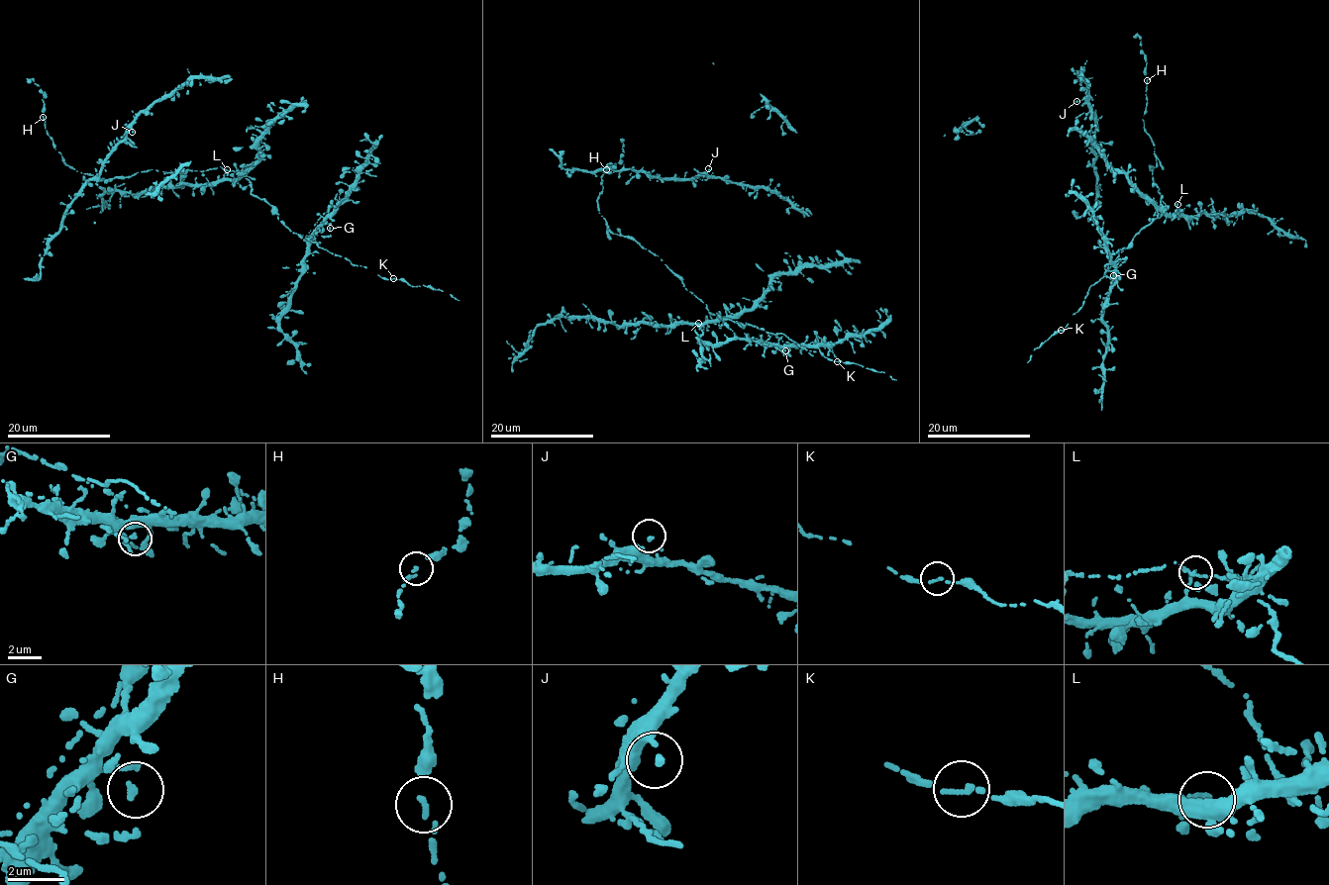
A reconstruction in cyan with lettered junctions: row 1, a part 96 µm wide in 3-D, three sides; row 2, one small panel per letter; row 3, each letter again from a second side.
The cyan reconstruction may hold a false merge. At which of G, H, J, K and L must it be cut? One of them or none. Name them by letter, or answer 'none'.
none

